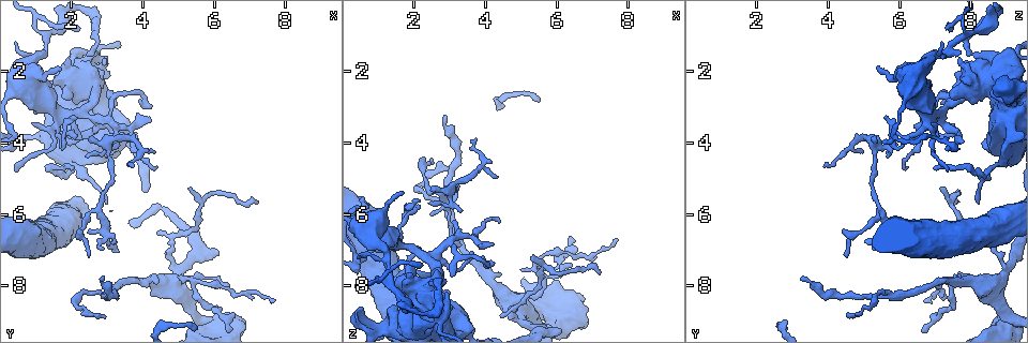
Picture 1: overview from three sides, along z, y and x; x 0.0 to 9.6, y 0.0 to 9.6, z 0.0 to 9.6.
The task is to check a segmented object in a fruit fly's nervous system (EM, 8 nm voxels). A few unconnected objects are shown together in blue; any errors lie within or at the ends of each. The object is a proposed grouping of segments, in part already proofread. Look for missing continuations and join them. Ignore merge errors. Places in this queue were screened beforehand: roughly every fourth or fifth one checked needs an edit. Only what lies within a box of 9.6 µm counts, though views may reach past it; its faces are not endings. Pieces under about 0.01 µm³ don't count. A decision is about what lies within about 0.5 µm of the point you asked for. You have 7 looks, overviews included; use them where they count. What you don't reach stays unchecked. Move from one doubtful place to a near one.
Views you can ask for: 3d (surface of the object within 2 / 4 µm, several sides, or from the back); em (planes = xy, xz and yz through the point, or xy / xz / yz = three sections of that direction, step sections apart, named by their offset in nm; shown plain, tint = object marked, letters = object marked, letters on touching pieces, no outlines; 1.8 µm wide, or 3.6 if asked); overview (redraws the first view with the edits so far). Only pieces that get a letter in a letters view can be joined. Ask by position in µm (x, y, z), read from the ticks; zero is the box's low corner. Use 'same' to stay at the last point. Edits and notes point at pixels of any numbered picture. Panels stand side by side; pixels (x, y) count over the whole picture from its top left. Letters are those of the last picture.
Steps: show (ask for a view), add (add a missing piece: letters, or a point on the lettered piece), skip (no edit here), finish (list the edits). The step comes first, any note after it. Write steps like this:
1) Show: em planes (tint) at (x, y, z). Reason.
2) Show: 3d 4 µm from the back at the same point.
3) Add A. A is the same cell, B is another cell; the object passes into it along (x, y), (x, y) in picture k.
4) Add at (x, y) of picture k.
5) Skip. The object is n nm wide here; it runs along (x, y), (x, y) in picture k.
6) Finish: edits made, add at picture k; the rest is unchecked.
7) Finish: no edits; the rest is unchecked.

Show: em planes (letters) at (5.30, 5.30, 7.25). An open end.

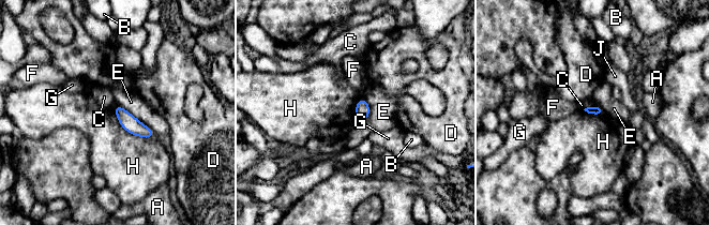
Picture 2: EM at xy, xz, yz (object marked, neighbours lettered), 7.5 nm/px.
Skip. A, B, C, D, E, F, G, H and J are other cells; a border runs along (112, 109), (132, 134), (154, 134) in picture 2; none of them fits.

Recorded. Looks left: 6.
Show: em 3.6 µm planes (tint) at (2.50, 1.80, 8.30). Sudden change in width.

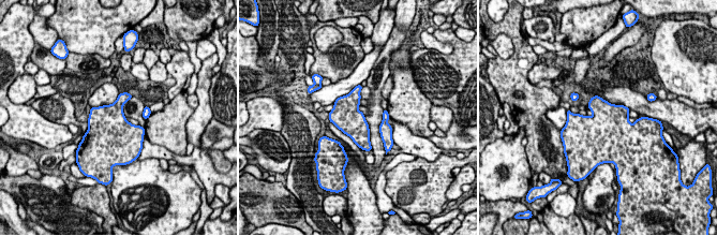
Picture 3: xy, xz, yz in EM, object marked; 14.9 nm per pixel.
Show: em 3.6 µm planes (letters) at the same point.

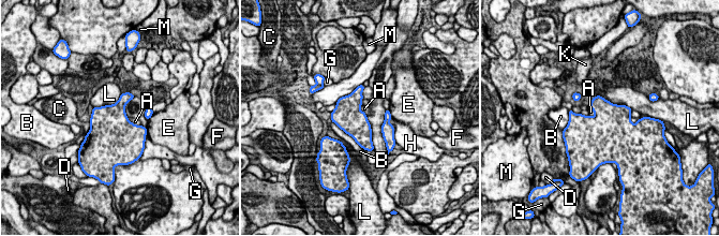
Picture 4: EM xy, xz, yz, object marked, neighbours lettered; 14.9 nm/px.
Skip. The object is 440 nm wide here; A, B, C, D, E, F, G, H, K, L and M are other cells; a border runs along (126, 117), (140, 126) in picture 4; no lettered piece goes on from it.

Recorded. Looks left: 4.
Show: em xz step 16 (tint) at (2.95, 7.75, 3.30). An open end.

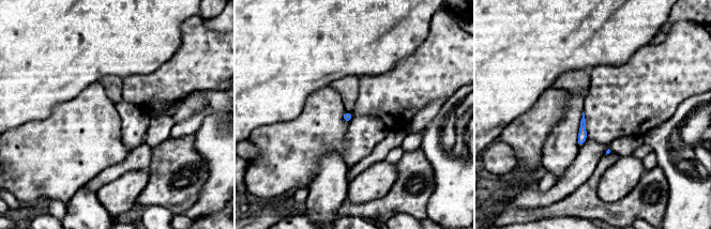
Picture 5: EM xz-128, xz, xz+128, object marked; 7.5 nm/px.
Show: em planes (letters) at the same point.

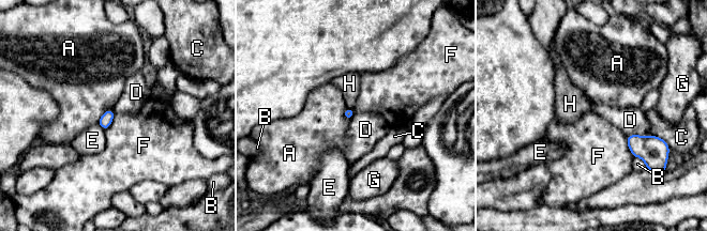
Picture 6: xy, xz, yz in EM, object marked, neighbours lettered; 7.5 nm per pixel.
Skip. A, B, C, D, E, F, G and H are other cells; a border runs along (626, 136), (628, 149), (633, 156) in picture 6; no lettered piece goes on from it.

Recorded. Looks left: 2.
Finish: no edits; the rest is unchecked.

